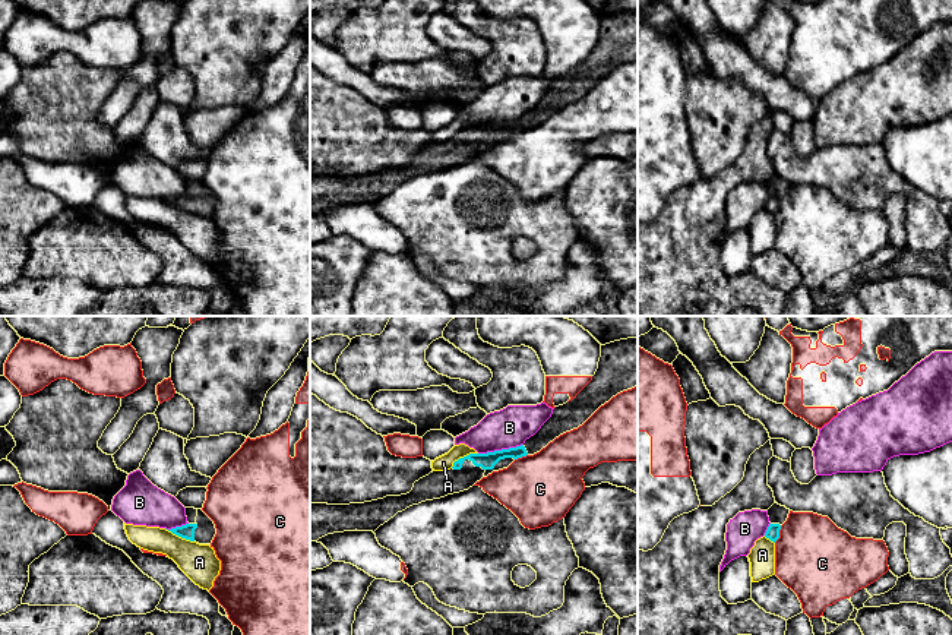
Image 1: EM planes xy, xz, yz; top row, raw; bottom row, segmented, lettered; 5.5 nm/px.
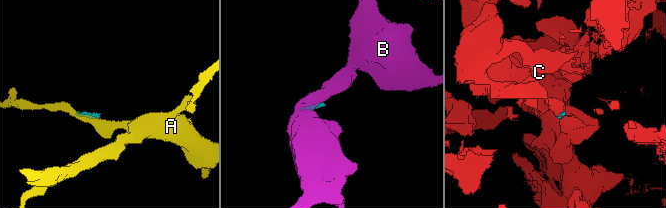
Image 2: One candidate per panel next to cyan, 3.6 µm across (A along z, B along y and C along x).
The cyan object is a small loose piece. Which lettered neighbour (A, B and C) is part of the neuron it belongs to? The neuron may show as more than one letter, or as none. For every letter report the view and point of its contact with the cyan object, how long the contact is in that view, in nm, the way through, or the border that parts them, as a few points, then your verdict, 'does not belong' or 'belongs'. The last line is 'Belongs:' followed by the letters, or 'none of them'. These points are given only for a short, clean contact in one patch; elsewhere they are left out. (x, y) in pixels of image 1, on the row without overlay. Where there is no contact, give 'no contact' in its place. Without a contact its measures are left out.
A: meets cyan in xz at (464, 129); contact 170 nm long; border along xz (477, 125), (459, 129), (451, 139); does not belong
B: meets cyan in xz at (502, 122); contact 260 nm long; border along xz (522, 116), (514, 120), (478, 126); does not belong
C: meets cyan in yz at (778, 207); contact 100 nm long; border along yz (781, 198), (780, 208), (774, 214); does not belong
Belongs: none of them

